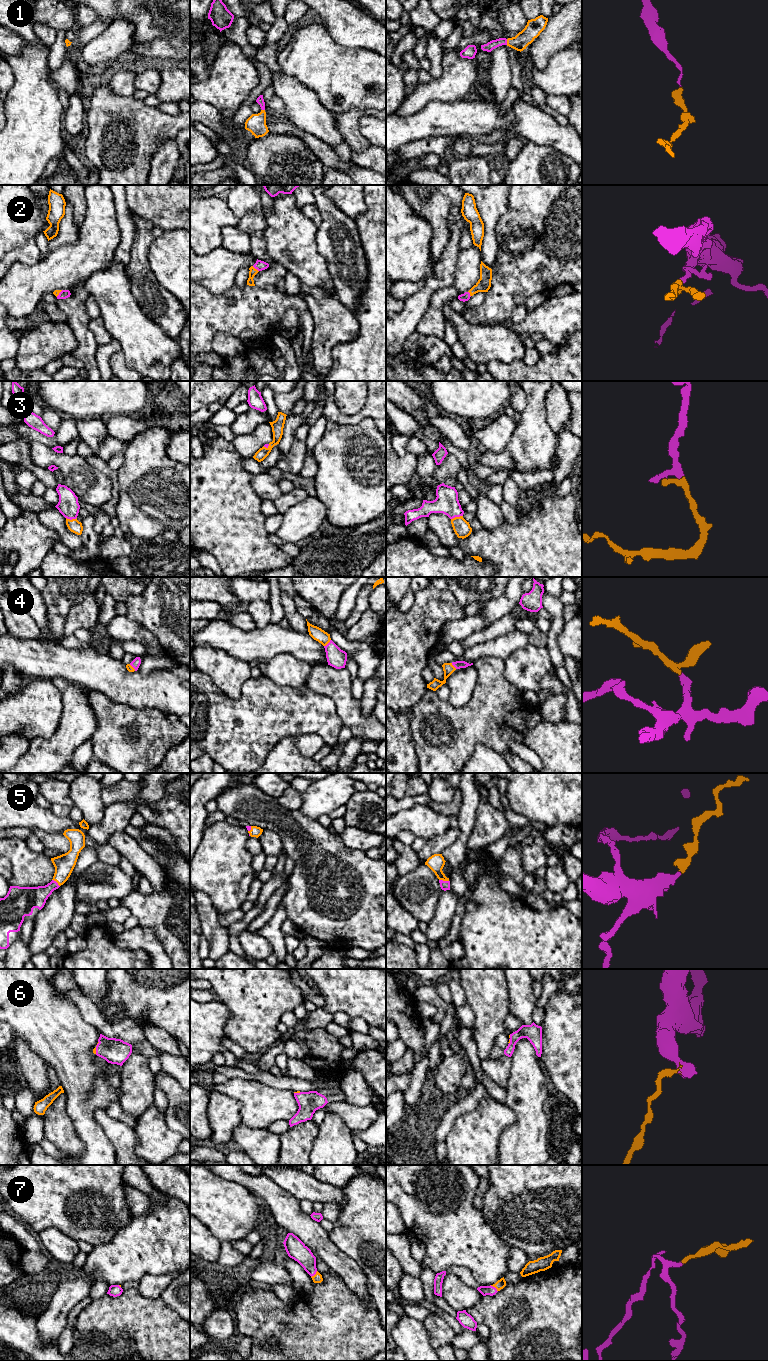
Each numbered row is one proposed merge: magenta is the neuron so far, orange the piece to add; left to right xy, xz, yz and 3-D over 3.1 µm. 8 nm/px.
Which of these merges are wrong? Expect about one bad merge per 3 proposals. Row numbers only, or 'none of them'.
none of them

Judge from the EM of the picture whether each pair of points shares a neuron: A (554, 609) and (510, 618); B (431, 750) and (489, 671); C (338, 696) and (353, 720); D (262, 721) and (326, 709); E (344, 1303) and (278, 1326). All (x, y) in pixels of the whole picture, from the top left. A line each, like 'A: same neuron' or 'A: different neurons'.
A: different neurons
B: same neuron
C: same neuron
D: same neuron
E: same neuron

